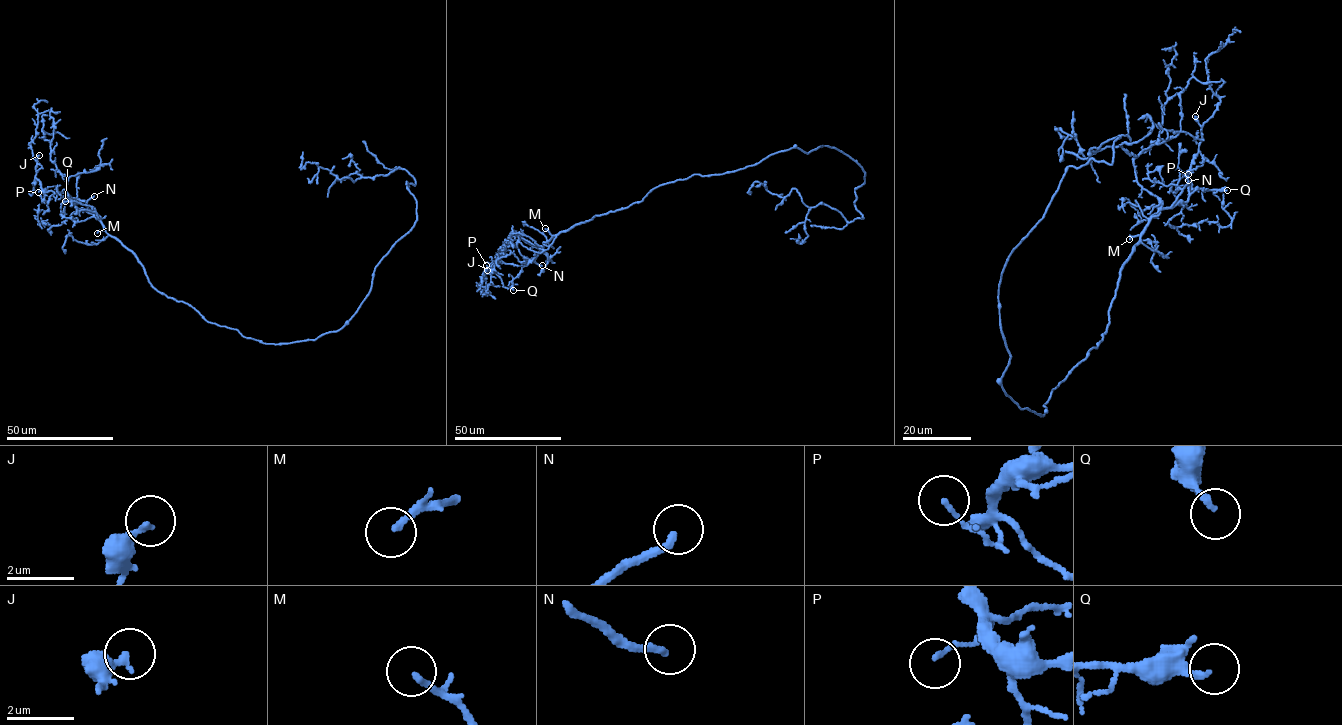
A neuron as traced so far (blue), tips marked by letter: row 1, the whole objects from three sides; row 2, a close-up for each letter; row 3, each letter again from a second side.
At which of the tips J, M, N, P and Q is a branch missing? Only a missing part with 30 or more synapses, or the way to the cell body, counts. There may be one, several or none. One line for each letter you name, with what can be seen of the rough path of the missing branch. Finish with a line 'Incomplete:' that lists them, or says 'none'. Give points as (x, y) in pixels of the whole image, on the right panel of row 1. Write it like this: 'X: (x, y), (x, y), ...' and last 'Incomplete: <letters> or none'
N: (1188, 180), (1194, 176), (1232, 180), (1235, 192), (1247, 202), (1251, 219), (1247, 221), (1247, 219)
Incomplete: N

